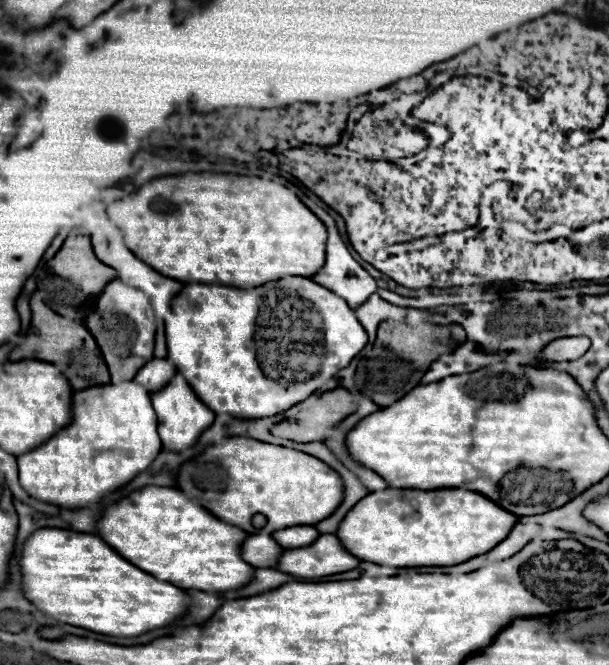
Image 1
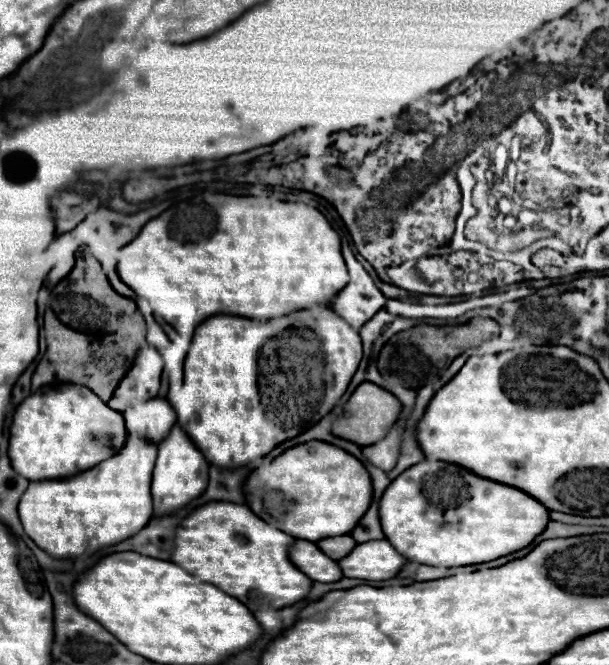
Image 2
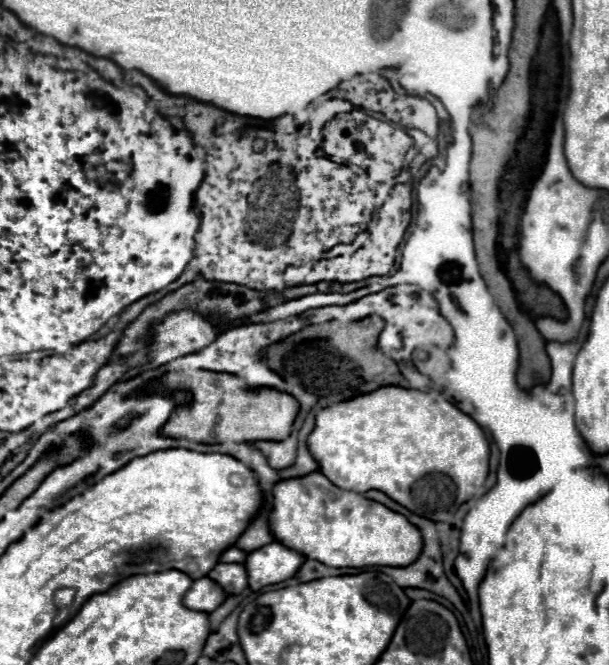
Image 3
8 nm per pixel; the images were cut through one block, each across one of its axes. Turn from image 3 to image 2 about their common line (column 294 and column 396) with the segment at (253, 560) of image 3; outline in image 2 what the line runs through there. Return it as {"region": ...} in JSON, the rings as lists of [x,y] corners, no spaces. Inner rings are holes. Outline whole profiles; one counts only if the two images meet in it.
{"region":[[[370,540],[356,544],[346,558],[338,560],[338,566],[346,578],[388,580],[400,572],[404,562],[386,540]]]}

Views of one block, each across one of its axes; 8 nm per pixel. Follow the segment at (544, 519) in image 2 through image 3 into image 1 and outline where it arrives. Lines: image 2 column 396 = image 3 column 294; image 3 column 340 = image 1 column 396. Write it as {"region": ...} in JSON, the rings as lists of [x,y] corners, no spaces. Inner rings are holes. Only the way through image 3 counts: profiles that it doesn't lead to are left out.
{"region":[[[388,488],[382,492],[372,492],[364,496],[340,522],[336,536],[340,544],[356,556],[362,562],[374,562],[382,566],[394,566],[394,568],[412,568],[412,566],[452,566],[456,562],[466,562],[468,558],[474,558],[476,554],[484,554],[486,550],[492,550],[504,540],[504,536],[512,530],[512,526],[518,522],[516,516],[508,514],[506,510],[496,508],[494,502],[484,498],[478,492],[472,490],[398,490]]]}

